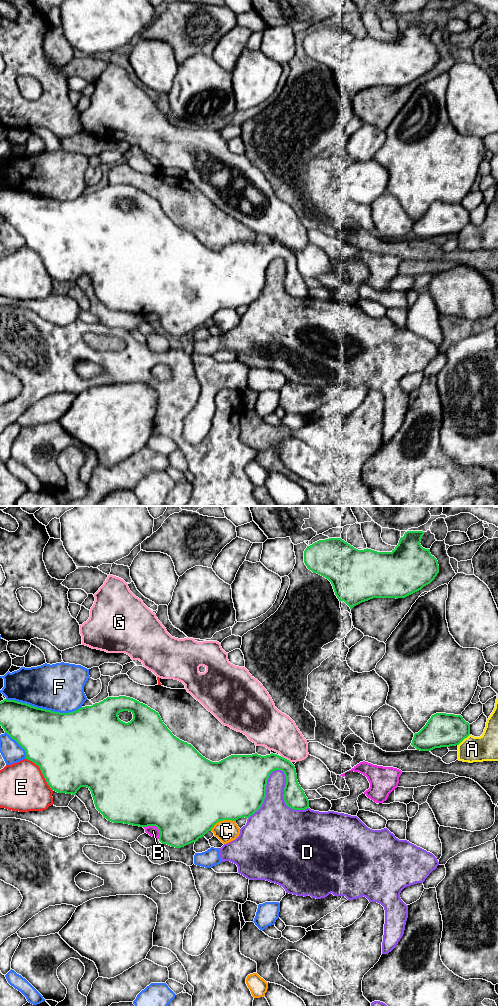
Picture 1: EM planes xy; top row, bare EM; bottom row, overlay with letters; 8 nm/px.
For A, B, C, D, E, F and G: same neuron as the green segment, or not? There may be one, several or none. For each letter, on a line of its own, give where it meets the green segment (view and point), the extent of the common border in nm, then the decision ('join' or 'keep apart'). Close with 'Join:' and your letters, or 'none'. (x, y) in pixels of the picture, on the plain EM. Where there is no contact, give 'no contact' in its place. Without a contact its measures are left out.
A: xy (463, 227) | 130 nm | keep apart
B: xy (155, 314) | 160 nm | keep apart
C: xy (222, 308) | 220 nm | keep apart
D: xy (281, 258) | 500 nm | keep apart
E: xy (41, 259) | 340 nm | keep apart
F: xy (44, 197) | 600 nm | keep apart
G: xy (284, 246) | 100 nm | keep apart
Join: none

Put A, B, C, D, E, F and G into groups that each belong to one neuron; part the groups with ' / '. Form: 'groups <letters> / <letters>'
groups A / B / C / D F / E / G

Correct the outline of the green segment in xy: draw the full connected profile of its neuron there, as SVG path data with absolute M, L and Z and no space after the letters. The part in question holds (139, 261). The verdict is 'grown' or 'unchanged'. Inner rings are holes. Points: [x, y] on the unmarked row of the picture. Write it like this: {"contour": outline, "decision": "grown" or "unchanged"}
{"contour": "M107 185L92 194L69 201L4 187L0 190L0 213L25 238L26 247L39 254L52 278L76 284L81 275L87 275L96 297L108 309L143 316L155 314L160 320L159 329L171 335L181 336L196 330L212 319L219 309L249 306L262 294L267 268L275 258L283 259L286 265L283 283L286 293L294 298L309 296L309 288L298 271L295 254L289 248L273 241L266 244L255 241L231 243L219 250L212 250L191 232L174 224L158 200L130 185ZM123 199L133 202L130 210L119 207L118 202Z", "decision": "unchanged"}

